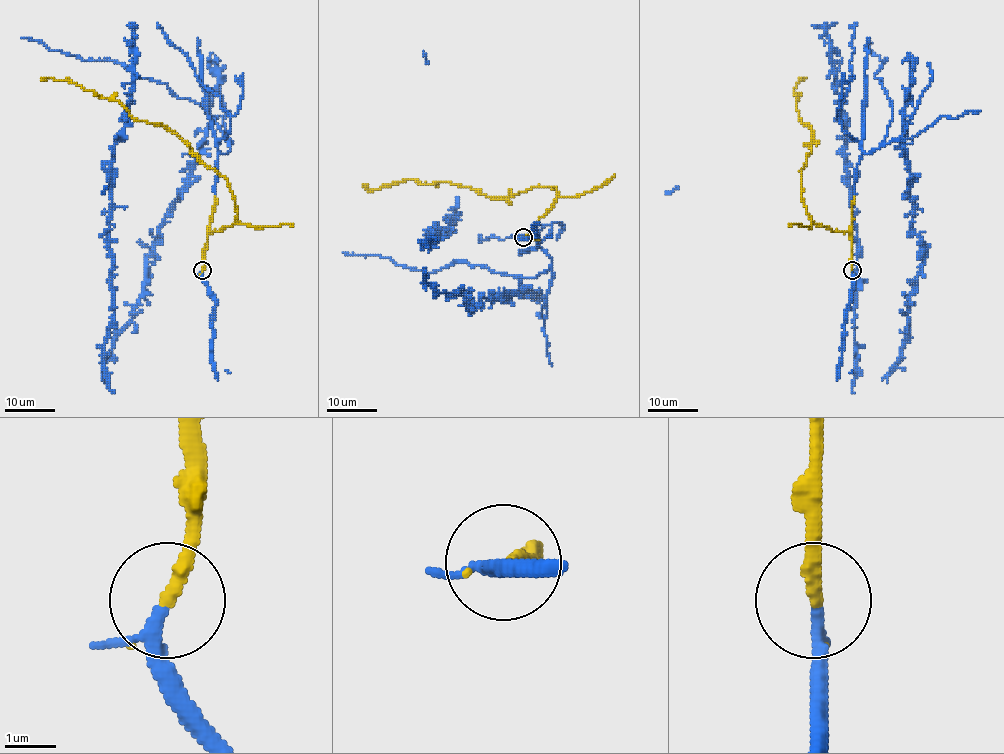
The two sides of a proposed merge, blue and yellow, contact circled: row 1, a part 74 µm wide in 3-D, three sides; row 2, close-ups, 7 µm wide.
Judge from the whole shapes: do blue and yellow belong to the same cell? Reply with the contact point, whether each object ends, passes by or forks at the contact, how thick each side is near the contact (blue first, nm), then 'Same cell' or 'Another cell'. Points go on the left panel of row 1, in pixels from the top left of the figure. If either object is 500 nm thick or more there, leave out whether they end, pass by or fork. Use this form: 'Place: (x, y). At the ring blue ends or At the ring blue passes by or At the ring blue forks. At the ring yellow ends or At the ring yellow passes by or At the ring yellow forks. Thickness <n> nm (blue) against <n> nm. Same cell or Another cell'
Place: (202, 270). At the ring blue passes by. At the ring yellow ends. Thickness 200 nm (blue) against 280 nm. Same cell

